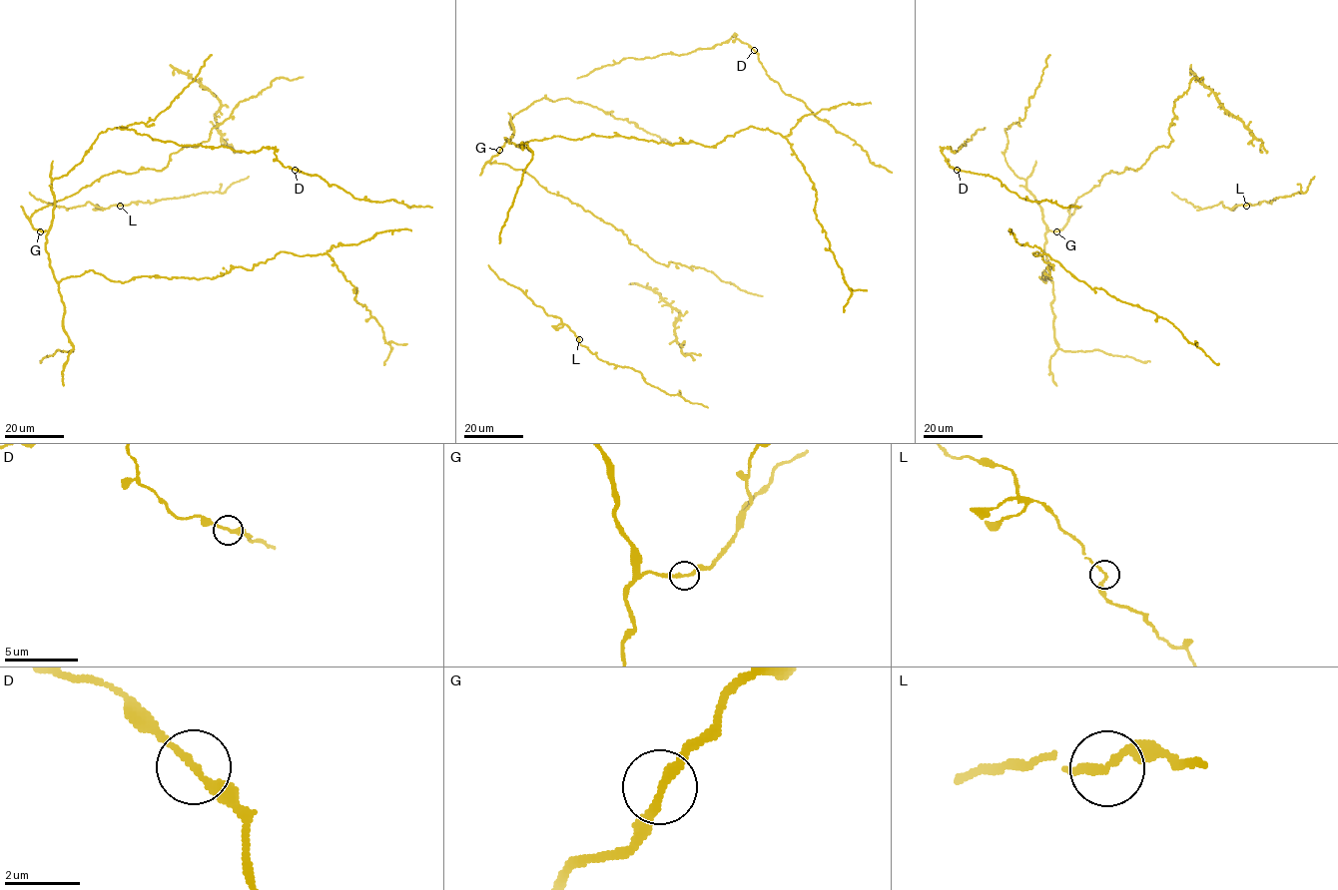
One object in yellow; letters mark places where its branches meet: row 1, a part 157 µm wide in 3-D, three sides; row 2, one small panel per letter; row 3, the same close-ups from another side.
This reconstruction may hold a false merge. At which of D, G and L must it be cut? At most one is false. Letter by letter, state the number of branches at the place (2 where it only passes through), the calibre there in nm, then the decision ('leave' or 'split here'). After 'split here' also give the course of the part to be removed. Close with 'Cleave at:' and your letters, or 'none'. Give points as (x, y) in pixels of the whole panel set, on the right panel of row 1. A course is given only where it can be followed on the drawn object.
D: 2 branches meet; 200 nm thick; leave
G: 2 branches meet; 220 nm thick; leave
L: 2 branches meet; 200 nm thick; leave
Cleave at: none

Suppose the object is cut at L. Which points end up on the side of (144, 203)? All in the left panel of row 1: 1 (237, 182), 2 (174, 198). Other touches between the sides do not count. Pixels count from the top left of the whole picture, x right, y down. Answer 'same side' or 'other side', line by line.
1: same side
2: same side

